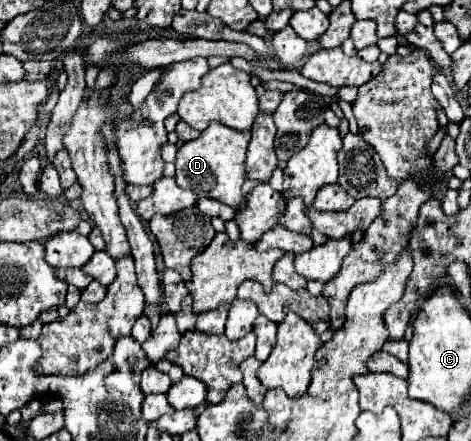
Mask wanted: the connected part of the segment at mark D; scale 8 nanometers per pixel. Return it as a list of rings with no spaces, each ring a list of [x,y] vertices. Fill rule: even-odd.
[[[212,122],[196,140],[186,142],[176,154],[176,182],[180,188],[188,188],[198,196],[214,198],[232,208],[240,208],[244,202],[242,184],[246,180],[246,148],[250,132],[234,132],[232,128]]]

